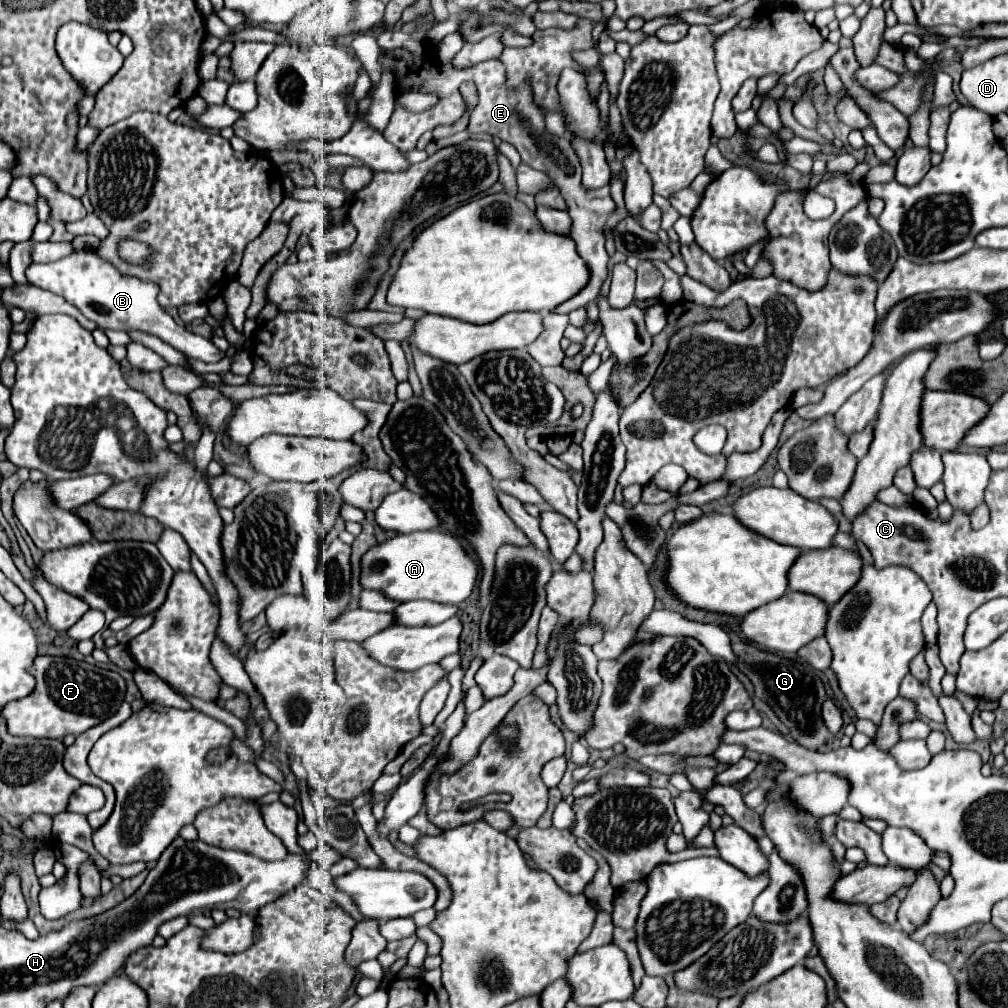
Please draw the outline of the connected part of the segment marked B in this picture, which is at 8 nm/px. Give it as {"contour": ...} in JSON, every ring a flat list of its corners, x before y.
{"contour":[[83,248,75,250,71,256,65,256,63,260,49,262,49,264,37,264,33,262,27,268,27,282,35,284,37,288,49,290,53,294,63,296,69,304,81,310,81,314,89,320,93,320,99,328,111,328,111,330,139,330,145,334,153,334,173,346,175,350,183,352,187,358,201,360,201,362,219,362,223,358,223,352,217,350,209,340,201,338,199,334,189,332,185,326,179,326,157,302,159,284,155,282,143,282,135,276,121,274,111,262,101,258,95,250]]}

